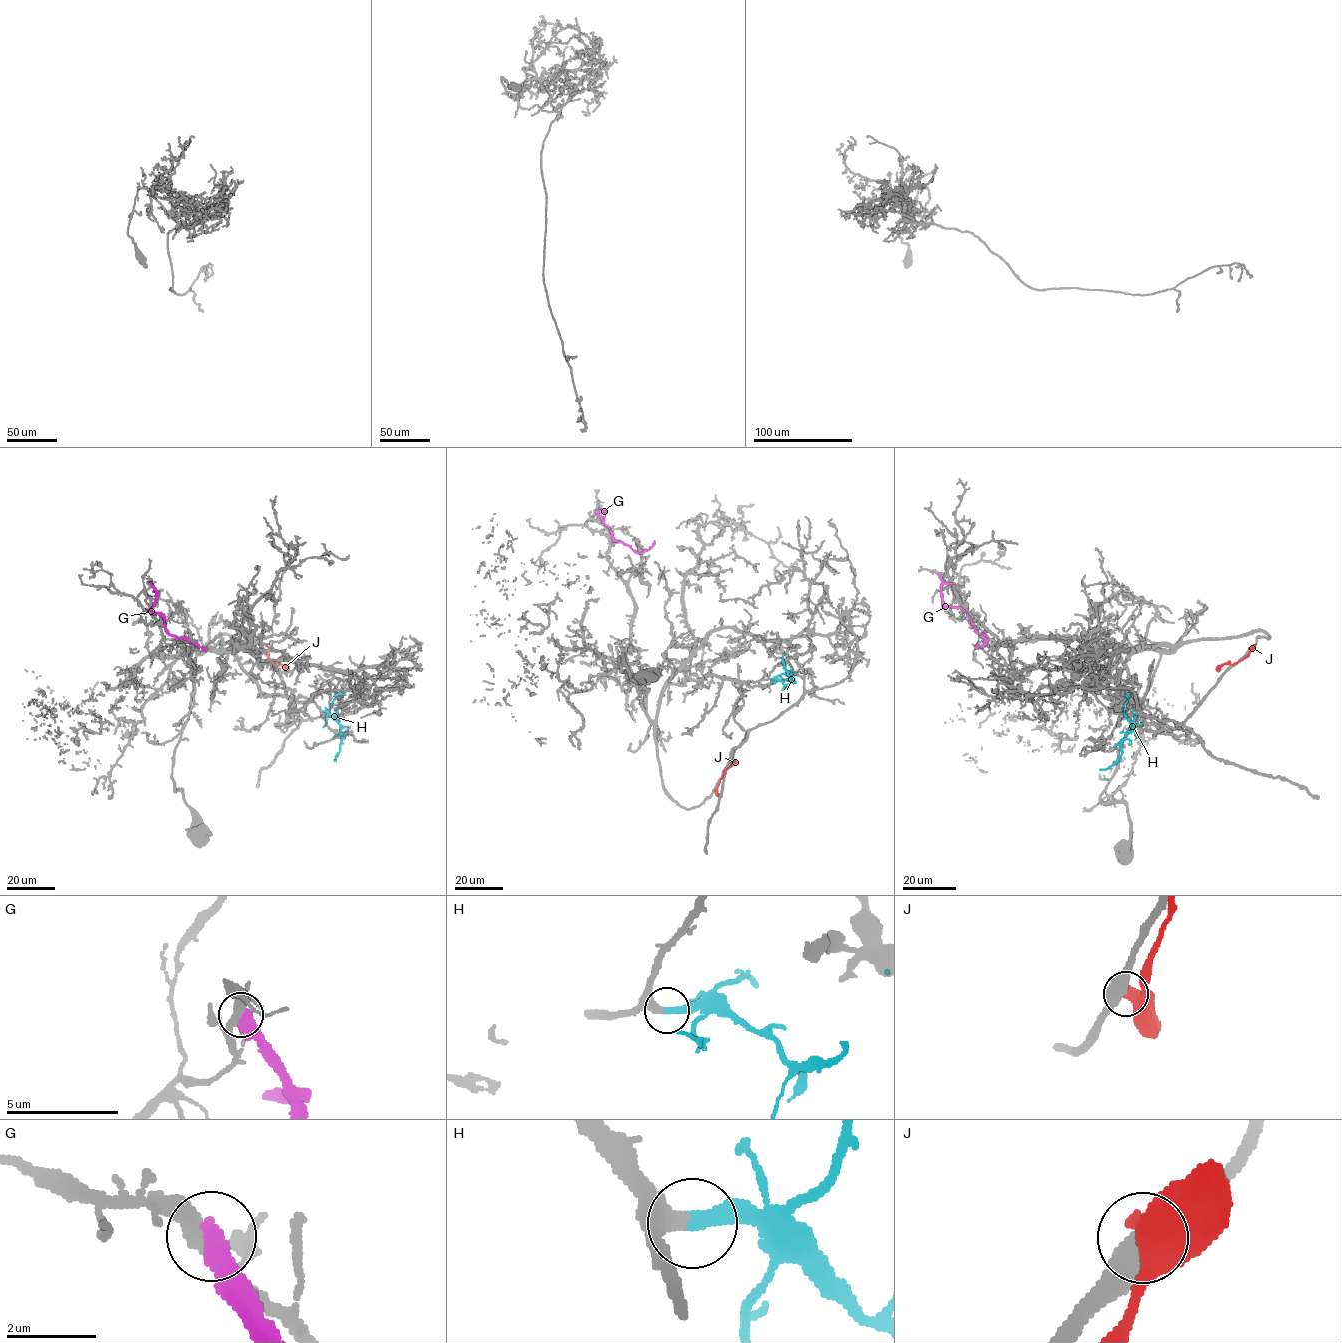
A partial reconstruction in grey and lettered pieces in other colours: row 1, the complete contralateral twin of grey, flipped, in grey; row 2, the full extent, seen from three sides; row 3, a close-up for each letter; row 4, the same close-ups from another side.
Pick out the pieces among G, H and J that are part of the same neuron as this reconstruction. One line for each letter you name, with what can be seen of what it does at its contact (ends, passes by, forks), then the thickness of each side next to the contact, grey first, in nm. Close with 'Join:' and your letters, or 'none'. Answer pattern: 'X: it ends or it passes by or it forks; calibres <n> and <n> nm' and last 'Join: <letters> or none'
H: it ends; calibres 320 and 360 nm
Join: H

